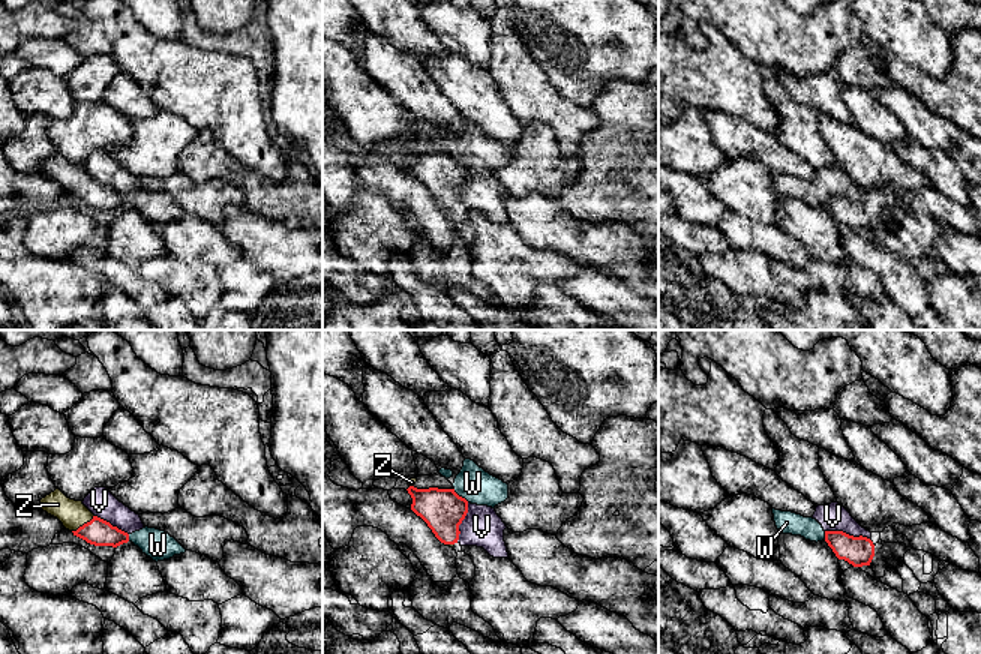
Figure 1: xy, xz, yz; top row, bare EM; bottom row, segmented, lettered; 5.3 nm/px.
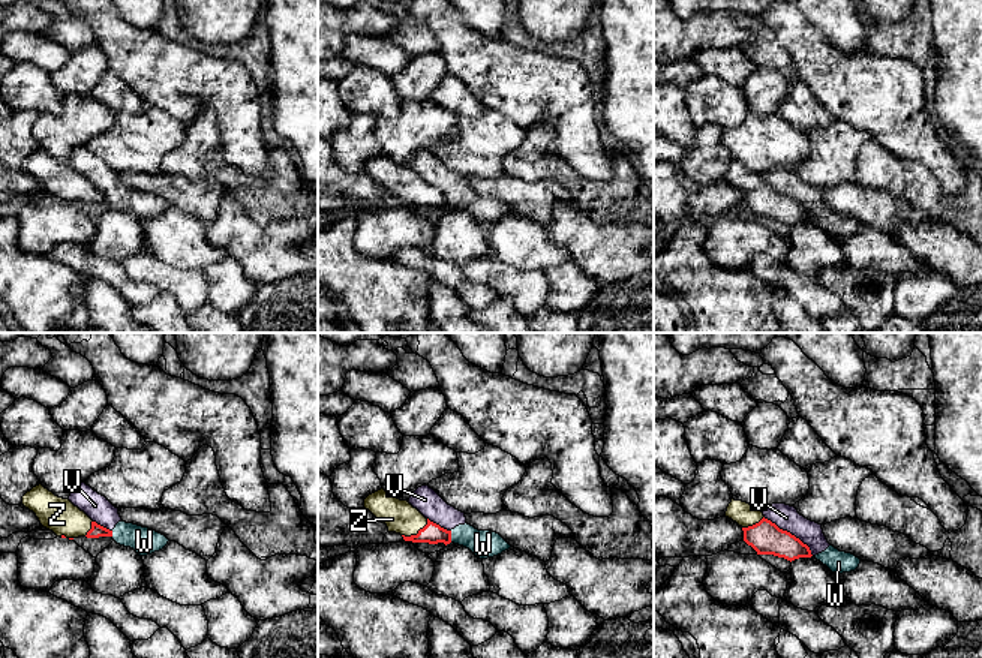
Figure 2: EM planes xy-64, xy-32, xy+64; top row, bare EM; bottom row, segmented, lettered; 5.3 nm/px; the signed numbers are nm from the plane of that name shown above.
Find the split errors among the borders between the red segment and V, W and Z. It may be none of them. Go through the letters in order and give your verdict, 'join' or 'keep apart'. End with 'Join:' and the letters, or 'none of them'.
V: keep apart
W: keep apart
Z: join
Join: Z

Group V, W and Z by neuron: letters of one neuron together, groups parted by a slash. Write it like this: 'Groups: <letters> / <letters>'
Groups: V W / Z

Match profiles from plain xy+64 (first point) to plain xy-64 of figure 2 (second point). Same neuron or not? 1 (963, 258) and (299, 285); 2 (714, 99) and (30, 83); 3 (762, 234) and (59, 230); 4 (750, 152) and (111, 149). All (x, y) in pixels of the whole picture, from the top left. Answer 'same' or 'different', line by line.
1: different
2: same
3: same
4: different

